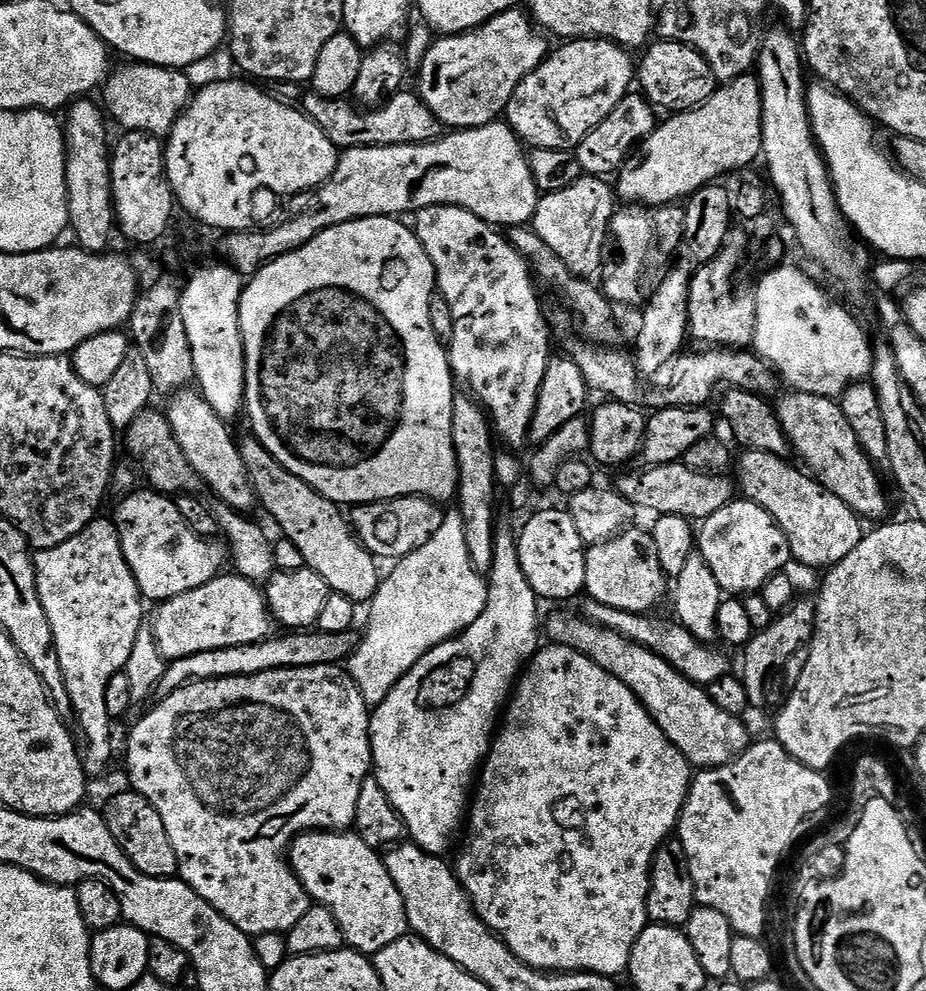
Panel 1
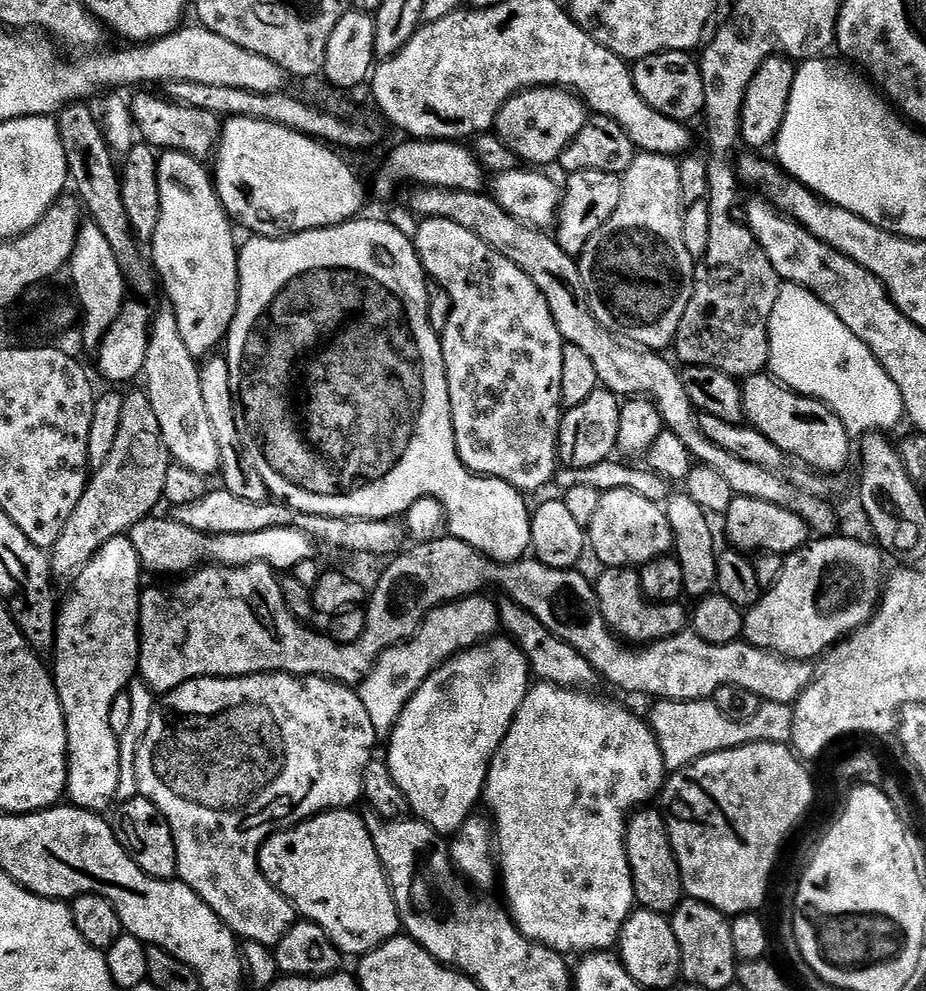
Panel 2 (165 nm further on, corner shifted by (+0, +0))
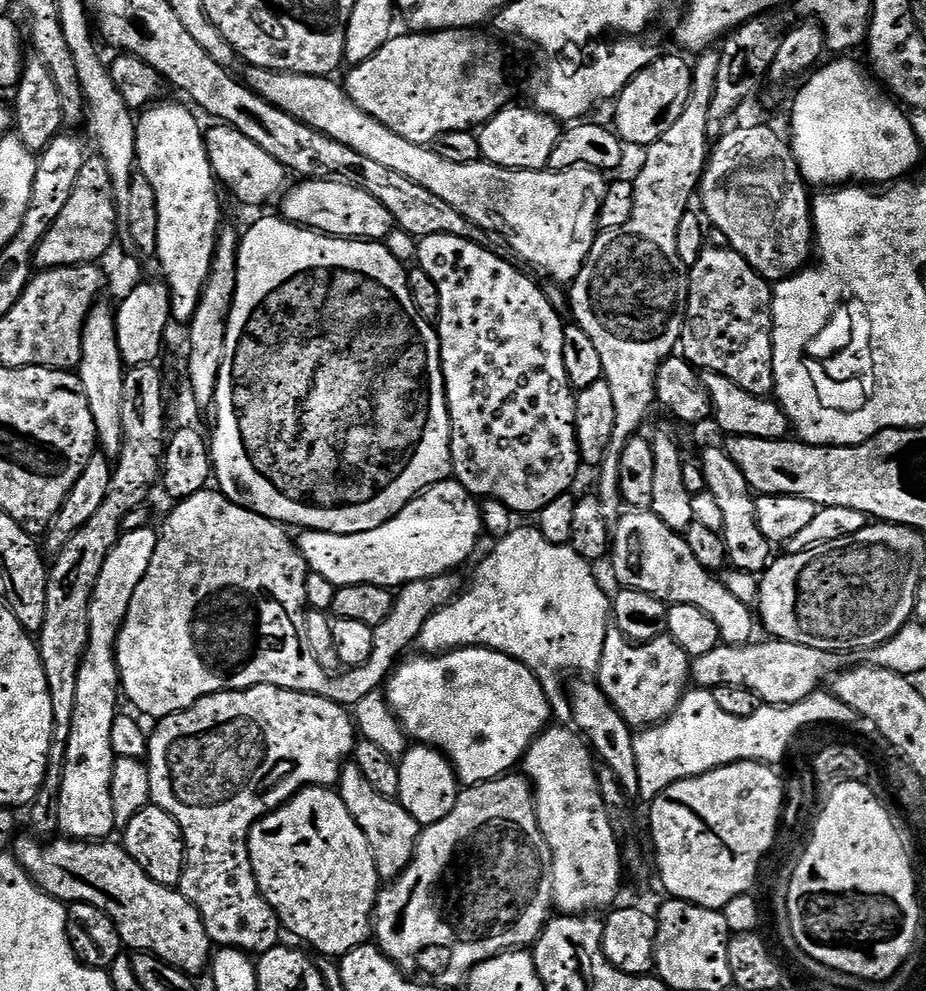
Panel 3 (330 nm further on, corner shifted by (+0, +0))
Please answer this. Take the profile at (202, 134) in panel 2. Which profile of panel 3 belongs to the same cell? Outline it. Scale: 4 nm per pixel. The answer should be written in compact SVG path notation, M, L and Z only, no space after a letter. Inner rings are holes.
M216 122L211 126L212 129L207 129L204 144L208 148L208 161L212 164L212 174L217 181L223 187L225 184L244 204L264 204L272 199L275 201L289 183L288 169L282 166L282 162L278 162L278 158L270 158L270 154L266 154L258 142L250 142L246 134L234 130L229 124Z

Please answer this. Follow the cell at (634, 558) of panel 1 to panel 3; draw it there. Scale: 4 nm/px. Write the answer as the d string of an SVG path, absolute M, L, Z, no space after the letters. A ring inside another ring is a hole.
M615 626L609 627L606 634L606 646L602 646L602 658L600 659L600 667L595 673L594 679L599 684L600 689L606 694L606 698L610 698L610 702L614 706L614 710L618 710L618 714L622 714L622 718L633 730L643 730L645 728L653 728L655 724L661 724L670 714L674 714L676 707L680 705L680 699L684 697L684 693L690 684L692 675L693 657L686 654L686 650L682 650L682 646L678 646L678 642L674 642L674 638L667 634L654 638L654 642L642 642L635 644L633 640L628 640L626 634L622 634Z

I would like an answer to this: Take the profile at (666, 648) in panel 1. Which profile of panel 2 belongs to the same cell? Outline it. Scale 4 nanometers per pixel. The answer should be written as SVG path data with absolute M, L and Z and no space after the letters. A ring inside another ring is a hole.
M447 534L437 535L434 540L425 540L423 542L416 542L407 550L401 551L399 555L391 561L392 565L385 570L380 576L380 581L376 584L376 589L371 589L370 595L366 600L366 630L362 634L362 638L358 638L358 642L350 642L349 644L339 644L337 640L332 639L331 636L325 634L323 631L311 632L308 626L305 626L301 621L294 618L294 614L290 614L290 610L286 606L286 598L282 594L280 586L280 576L268 564L247 564L241 568L226 568L223 566L204 566L199 570L193 571L191 574L185 575L179 581L180 585L171 592L168 588L148 588L145 587L140 594L140 663L138 665L139 679L143 680L153 693L163 694L172 692L178 686L182 686L188 680L198 680L201 676L257 676L259 672L289 672L292 676L324 676L328 680L336 680L339 684L347 684L349 686L359 686L360 683L368 677L370 670L374 668L378 662L381 654L387 648L393 648L396 644L402 644L405 640L412 639L416 632L424 623L424 619L430 615L434 609L441 608L444 604L453 604L455 600L462 600L470 596L483 593L483 588L500 588L503 595L508 596L514 602L518 602L518 606L522 606L526 610L530 610L530 614L534 614L534 618L538 618L538 622L542 622L542 626L546 626L546 630L550 630L550 634L558 634L558 638L562 638L562 642L570 642L570 646L574 646L574 650L578 650L578 654L582 654L582 658L586 658L586 662L590 662L590 666L594 666L594 670L605 681L608 680L616 688L621 688L624 692L641 692L644 696L656 696L657 701L661 700L707 700L714 695L716 691L722 686L742 686L742 690L750 690L753 694L758 694L761 701L764 702L778 702L779 704L795 705L796 699L807 690L812 681L816 679L817 669L812 669L811 663L803 660L785 660L784 657L776 655L774 652L767 652L761 648L756 648L747 642L737 642L734 644L708 644L698 633L685 630L674 634L665 640L656 640L653 644L641 647L637 650L632 646L625 646L614 635L608 623L602 618L600 609L596 606L596 594L594 591L594 584L591 579L580 573L580 570L569 570L566 568L551 568L542 563L542 561L535 558L525 558L522 560L515 560L512 564L498 564L495 560L484 556L478 550L474 550L474 546L470 546L466 542L462 542L458 538Z

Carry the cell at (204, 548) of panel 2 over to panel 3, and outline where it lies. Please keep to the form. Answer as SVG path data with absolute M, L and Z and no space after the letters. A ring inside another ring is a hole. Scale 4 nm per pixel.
M454 478L441 480L426 491L415 496L397 516L390 518L374 530L362 534L330 534L304 530L299 533L298 547L309 569L322 578L327 578L337 588L369 584L382 586L389 590L399 590L410 582L429 580L434 576L446 576L455 573L476 552L480 544L480 535L484 532L484 520L480 517L477 497L471 496Z

